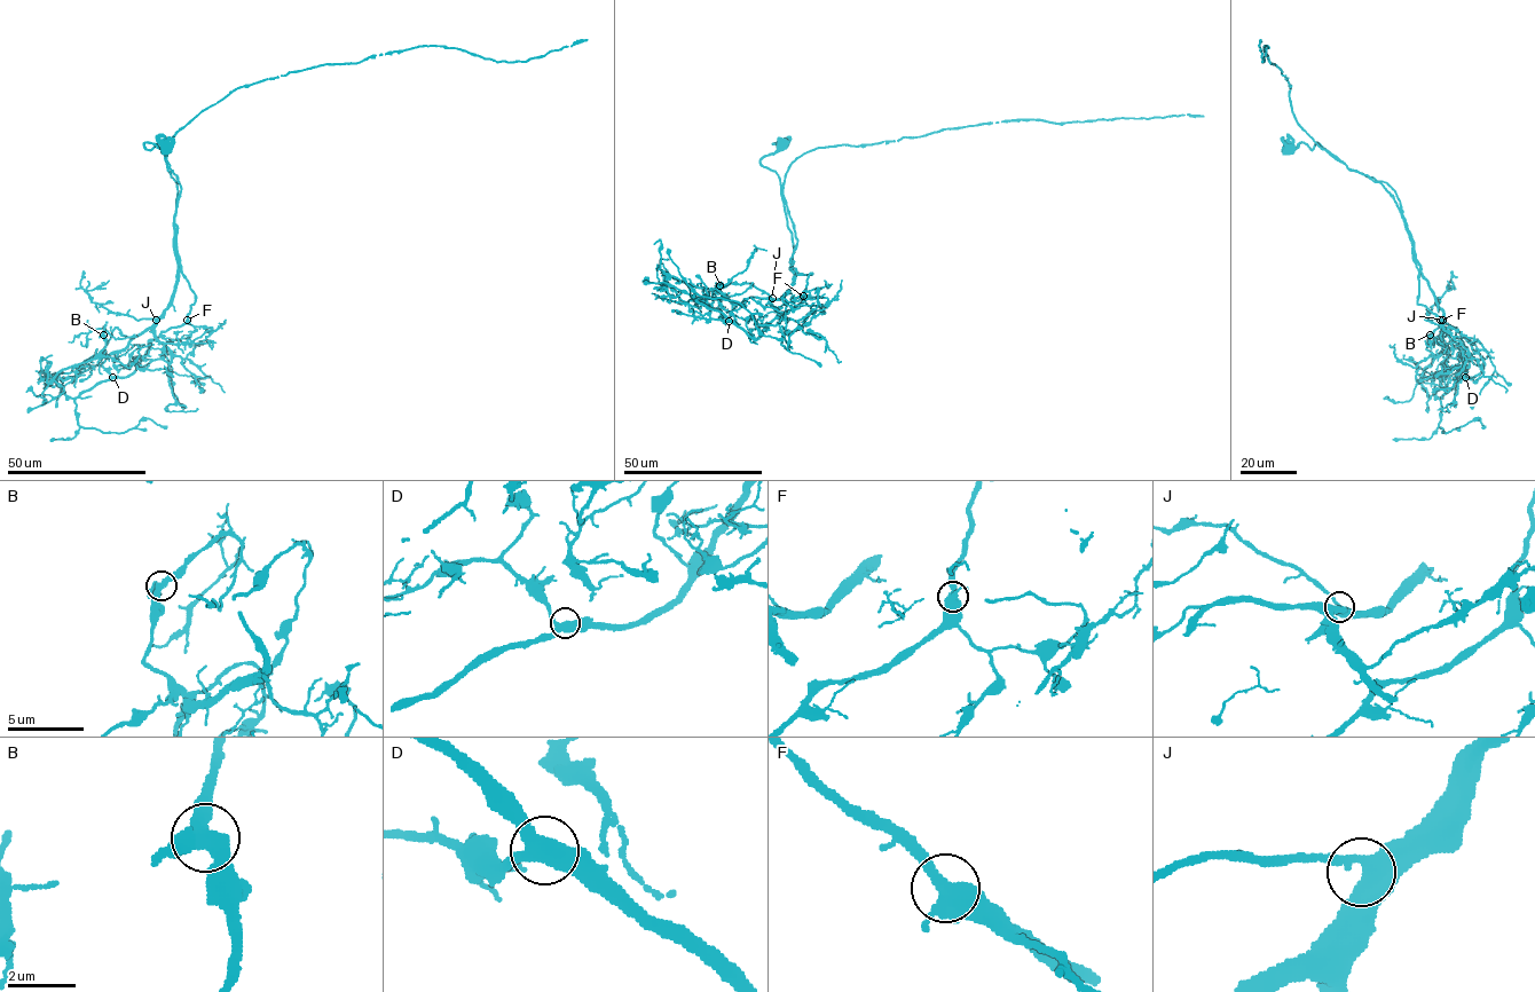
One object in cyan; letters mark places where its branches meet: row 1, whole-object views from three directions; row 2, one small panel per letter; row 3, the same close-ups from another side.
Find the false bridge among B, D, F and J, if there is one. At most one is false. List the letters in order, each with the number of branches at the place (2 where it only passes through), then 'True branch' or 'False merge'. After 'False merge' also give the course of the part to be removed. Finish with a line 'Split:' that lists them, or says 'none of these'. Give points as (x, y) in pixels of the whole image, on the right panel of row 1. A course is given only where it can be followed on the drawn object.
B: Branches: 3. True branch
D: Branches: 3. True branch
F: Branches: 3. True branch
J: Branches: 3. True branch
Split: none of these

